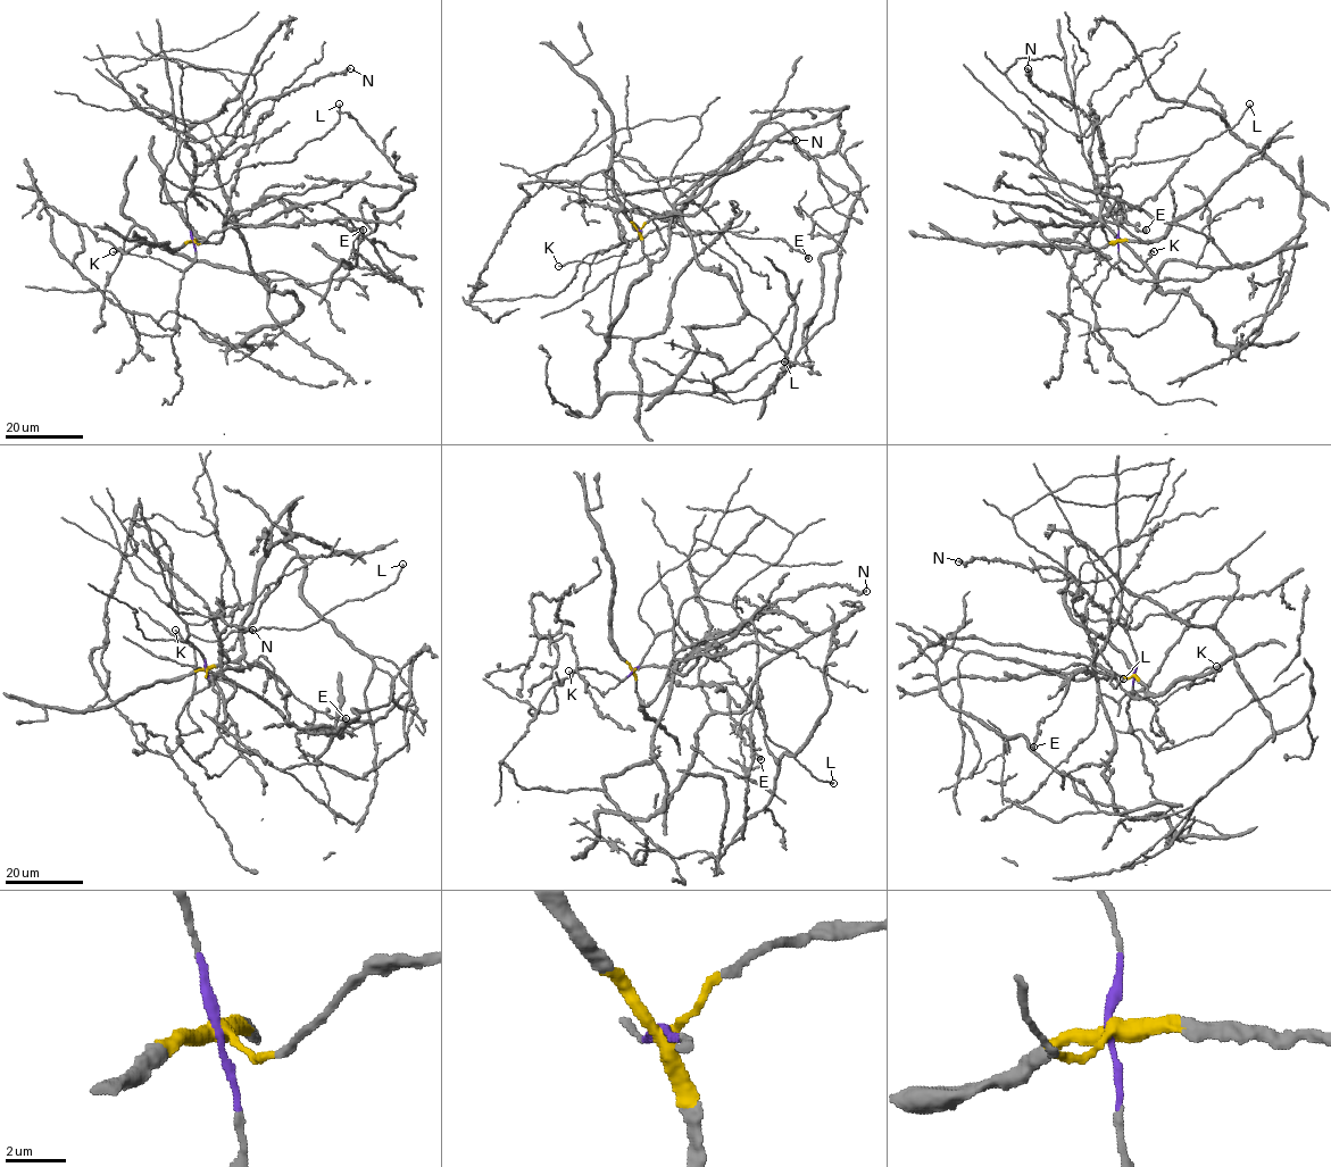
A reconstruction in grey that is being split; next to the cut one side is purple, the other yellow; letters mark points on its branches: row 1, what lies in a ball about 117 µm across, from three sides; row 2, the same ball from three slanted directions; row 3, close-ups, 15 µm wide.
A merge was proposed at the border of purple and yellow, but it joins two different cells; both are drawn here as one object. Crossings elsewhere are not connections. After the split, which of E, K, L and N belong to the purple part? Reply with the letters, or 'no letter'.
K, L

